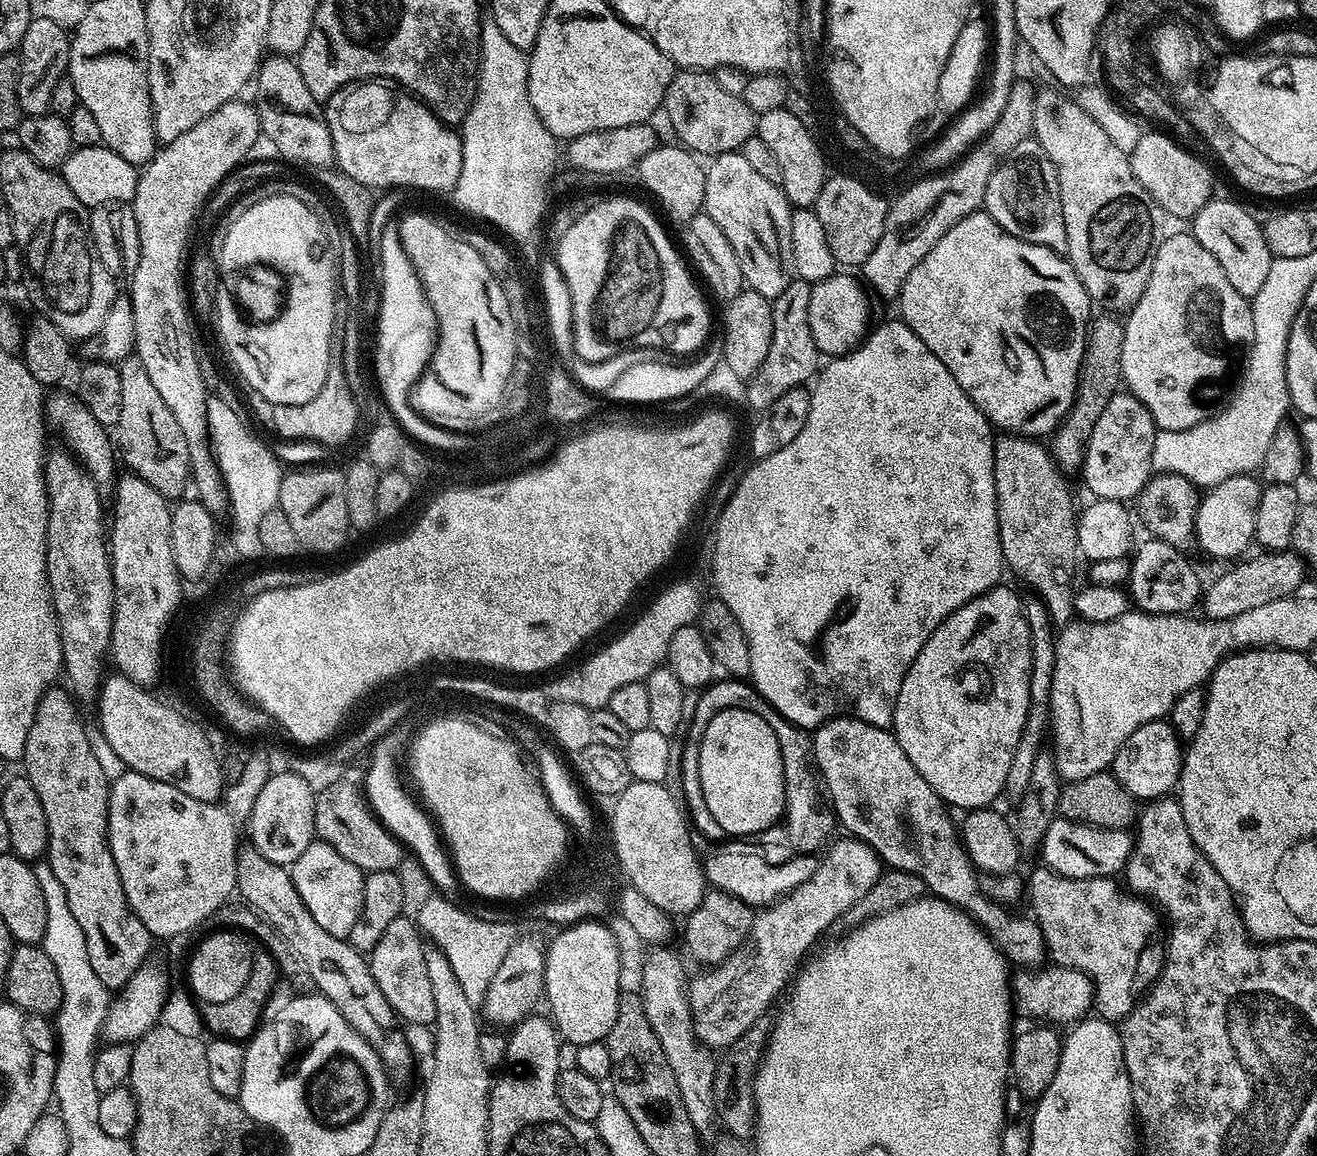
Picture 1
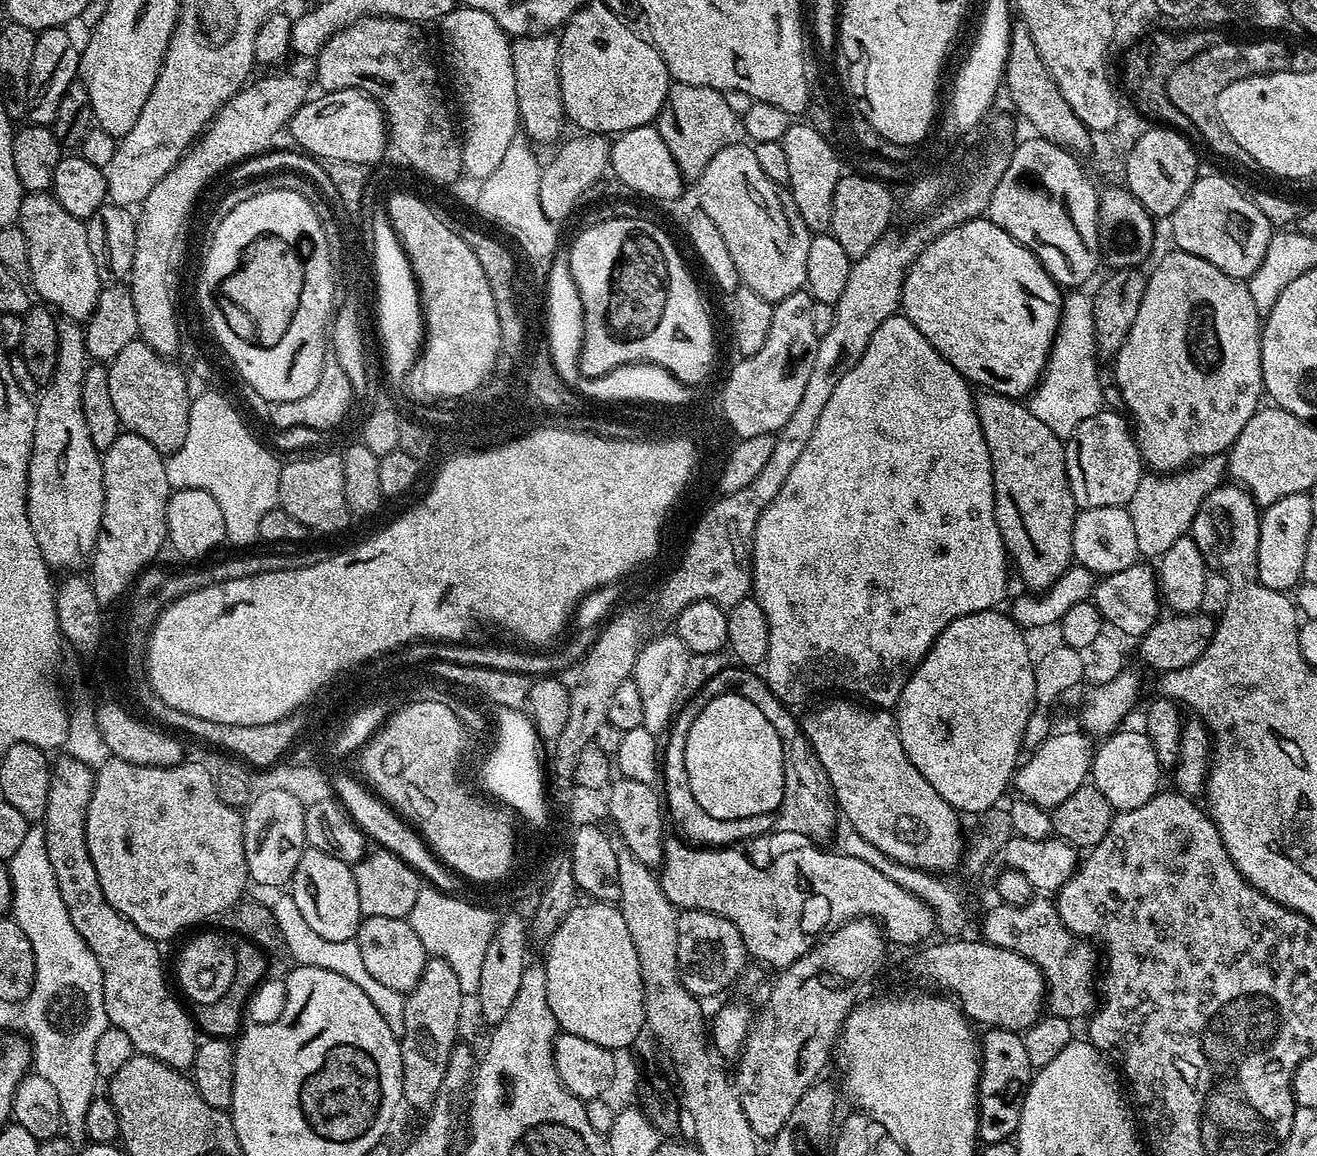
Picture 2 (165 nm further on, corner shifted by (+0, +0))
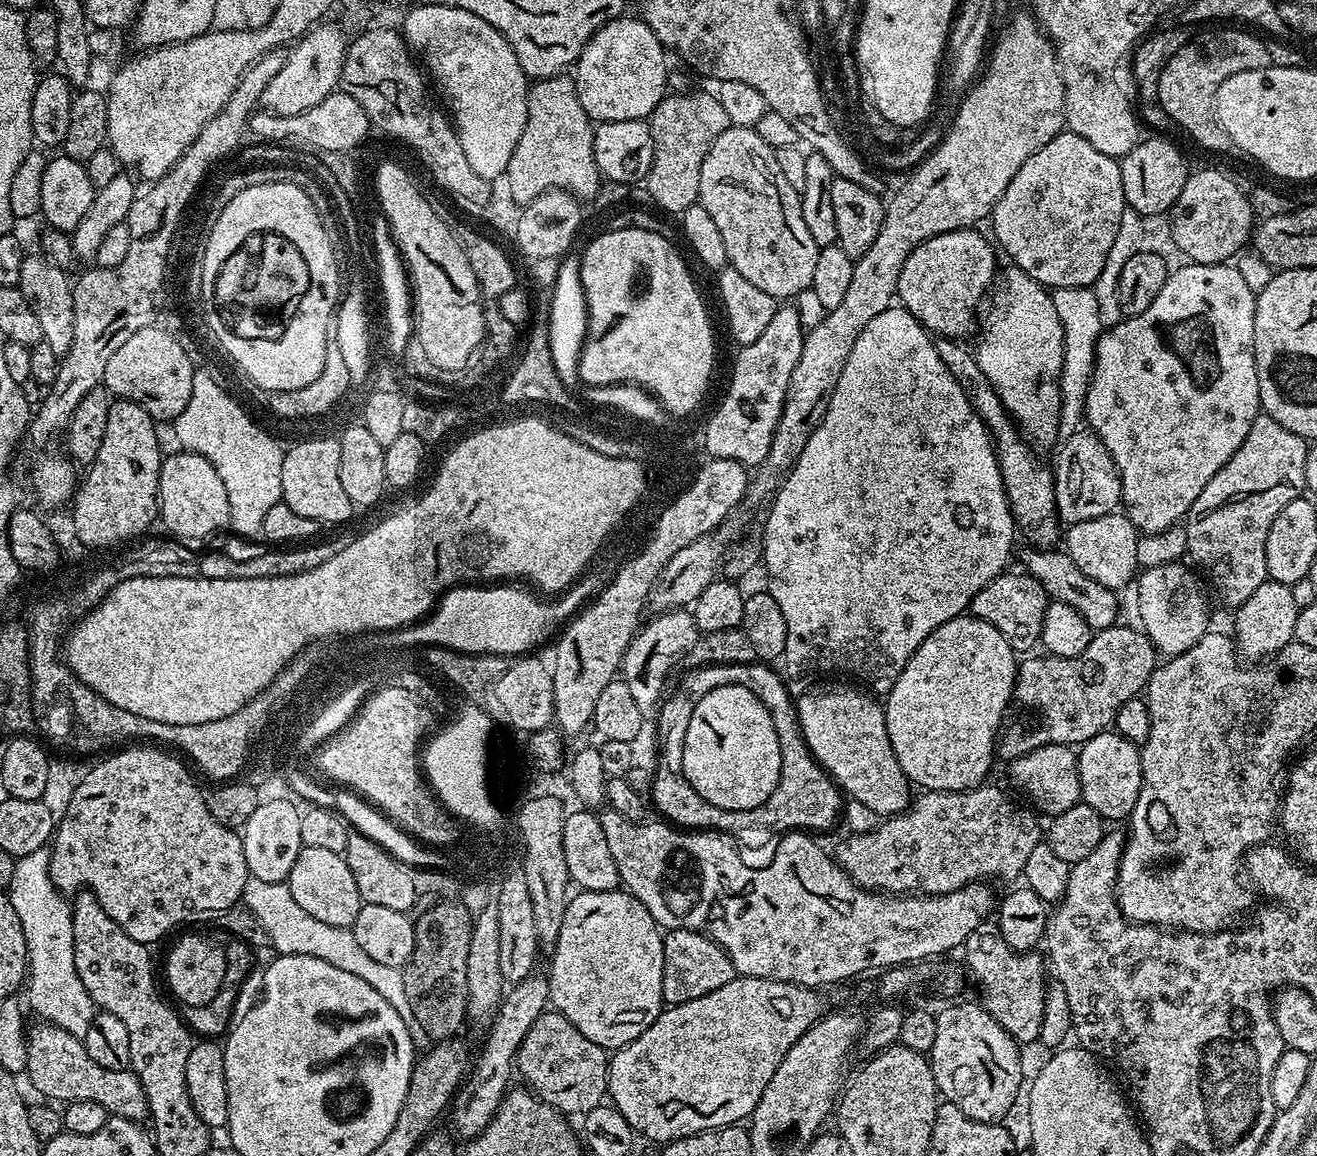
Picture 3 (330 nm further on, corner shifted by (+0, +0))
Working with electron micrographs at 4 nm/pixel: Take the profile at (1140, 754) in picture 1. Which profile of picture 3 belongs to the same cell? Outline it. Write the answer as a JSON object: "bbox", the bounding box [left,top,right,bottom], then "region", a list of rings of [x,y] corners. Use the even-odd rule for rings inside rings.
{"bbox":[1078,730,1142,821],"region":[[[1105,730],[1090,738],[1078,748],[1081,797],[1105,821],[1127,821],[1138,802],[1142,786],[1142,762],[1140,748],[1122,738],[1115,730]]]}

